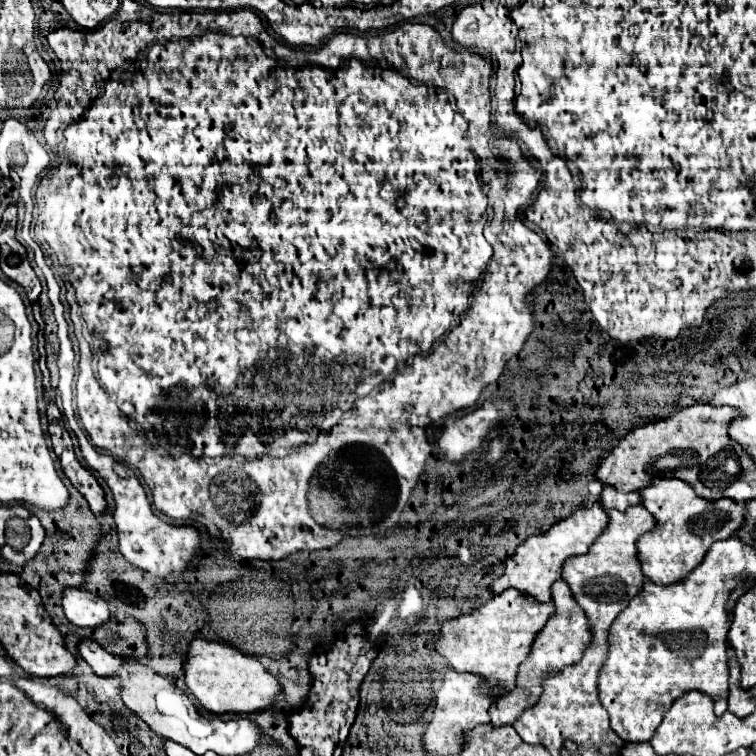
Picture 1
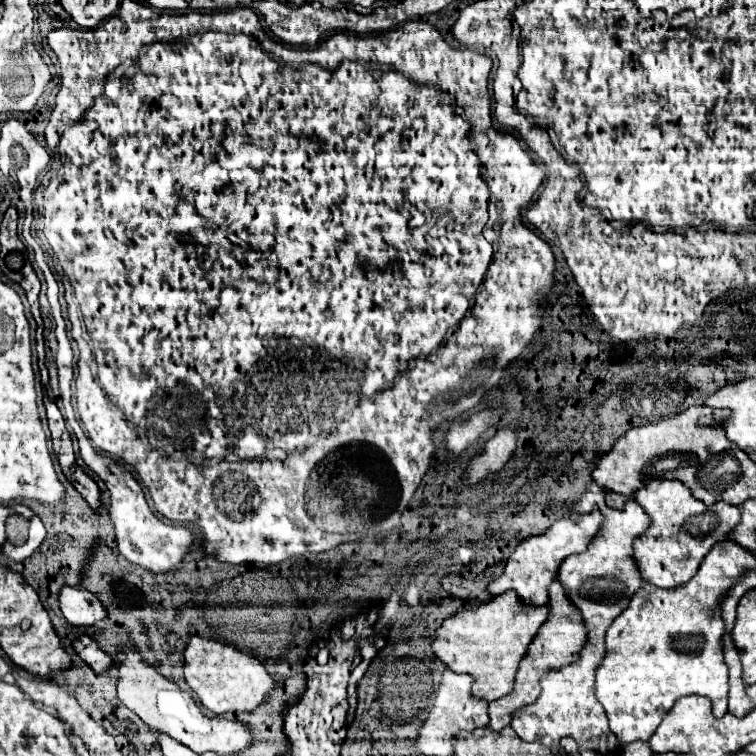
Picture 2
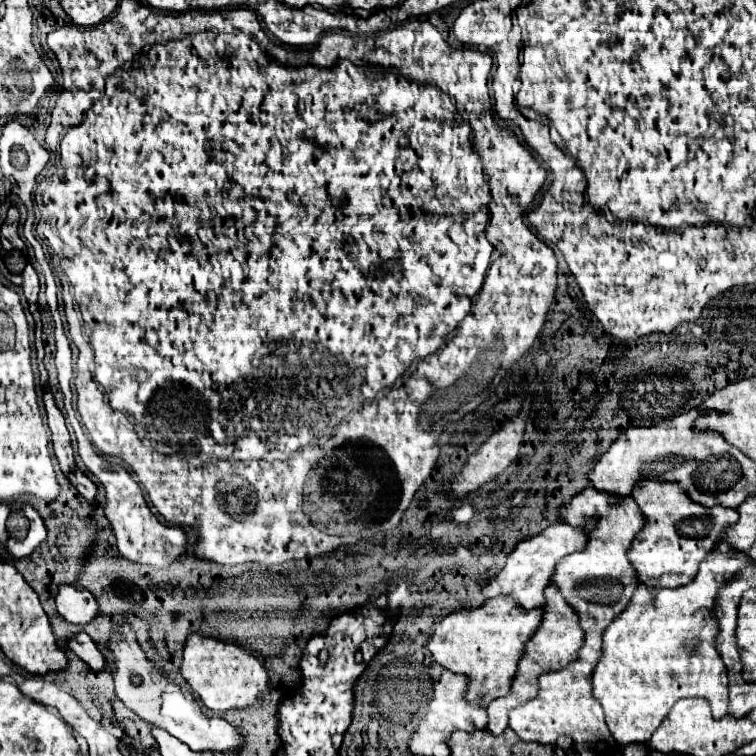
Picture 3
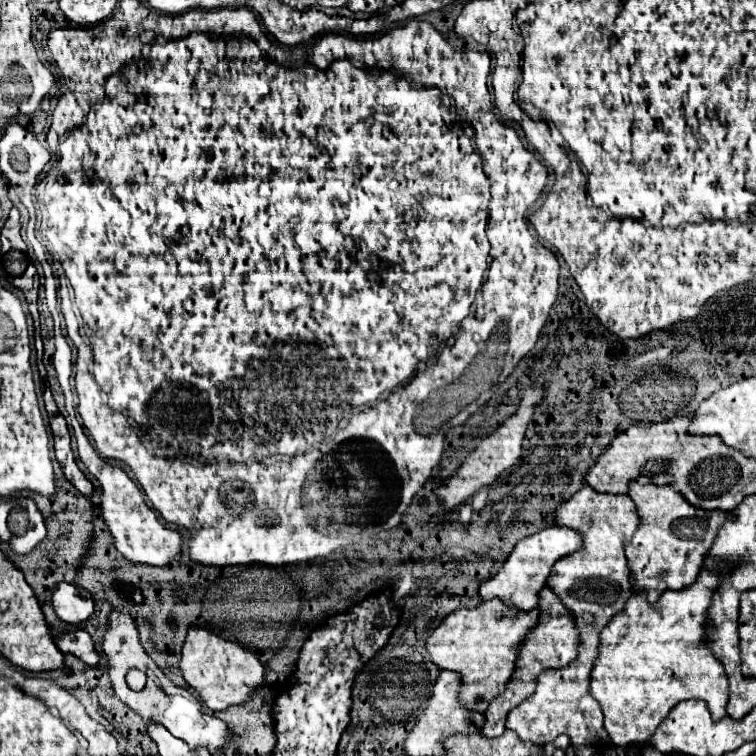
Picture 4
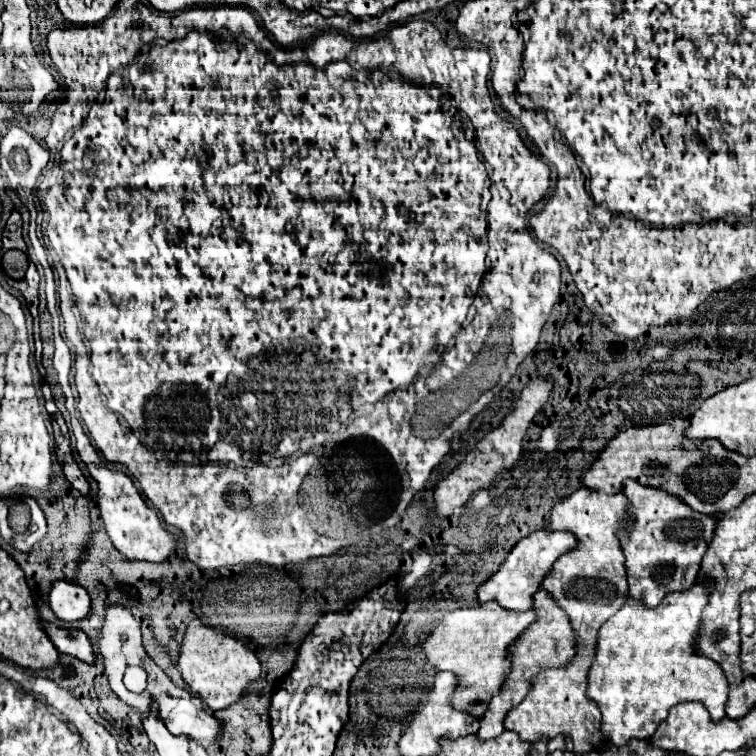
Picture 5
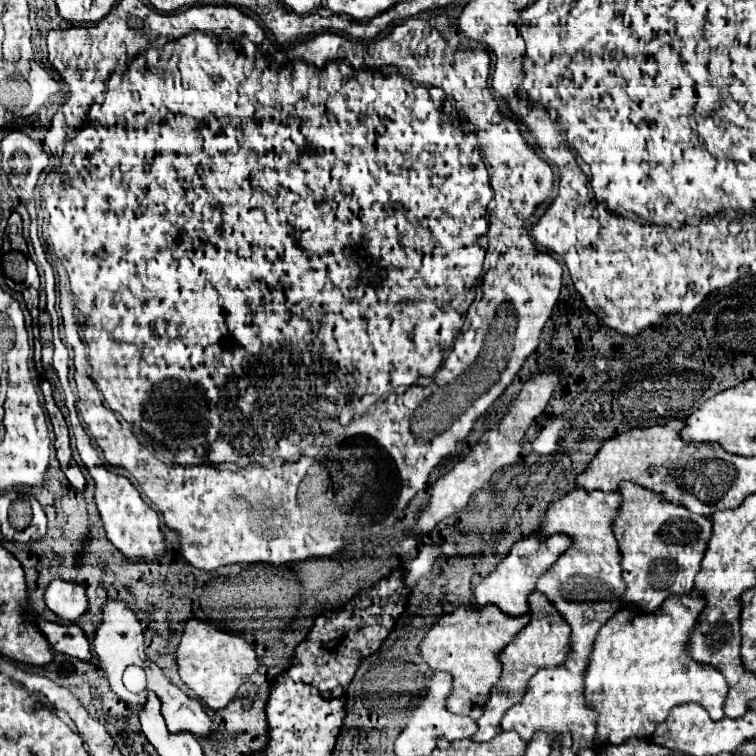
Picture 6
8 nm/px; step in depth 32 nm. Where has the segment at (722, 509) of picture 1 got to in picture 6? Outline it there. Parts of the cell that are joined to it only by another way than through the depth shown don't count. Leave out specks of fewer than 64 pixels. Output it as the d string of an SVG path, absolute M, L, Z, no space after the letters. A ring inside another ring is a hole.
M620 482L618 492L622 496L620 500L620 512L614 520L614 536L618 540L618 548L622 554L622 578L626 584L626 592L622 594L620 602L622 606L632 606L632 612L656 612L660 604L672 596L672 594L688 594L694 586L694 576L700 570L700 562L704 558L708 540L712 536L712 524L710 518L696 516L684 506L674 506L662 500L662 496L656 496L654 492L648 492L646 488L640 488L632 482Z

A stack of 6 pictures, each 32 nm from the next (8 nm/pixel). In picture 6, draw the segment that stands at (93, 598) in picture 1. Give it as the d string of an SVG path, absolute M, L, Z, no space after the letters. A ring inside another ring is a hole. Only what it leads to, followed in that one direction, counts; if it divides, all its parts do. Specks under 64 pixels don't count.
M54 578L46 586L44 602L56 616L68 622L78 620L88 608L88 598L84 588L76 582L64 582L60 578Z

